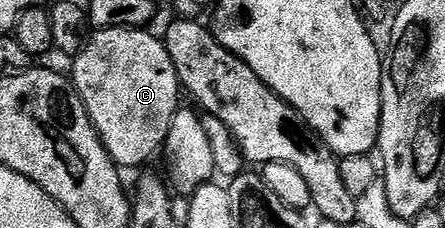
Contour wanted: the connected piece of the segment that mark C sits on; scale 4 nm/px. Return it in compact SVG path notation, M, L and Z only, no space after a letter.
M101 28L89 39L88 45L71 61L72 72L70 71L70 79L72 86L82 98L82 102L88 111L88 117L91 118L92 125L96 127L96 133L99 134L100 141L106 146L110 158L117 166L124 170L127 170L127 168L136 168L139 164L146 163L155 152L159 153L163 149L164 144L168 141L170 126L174 122L174 118L181 111L180 96L182 97L182 85L178 74L174 70L174 62L166 50L163 39L159 35L151 36L150 33L151 31L142 28Z

